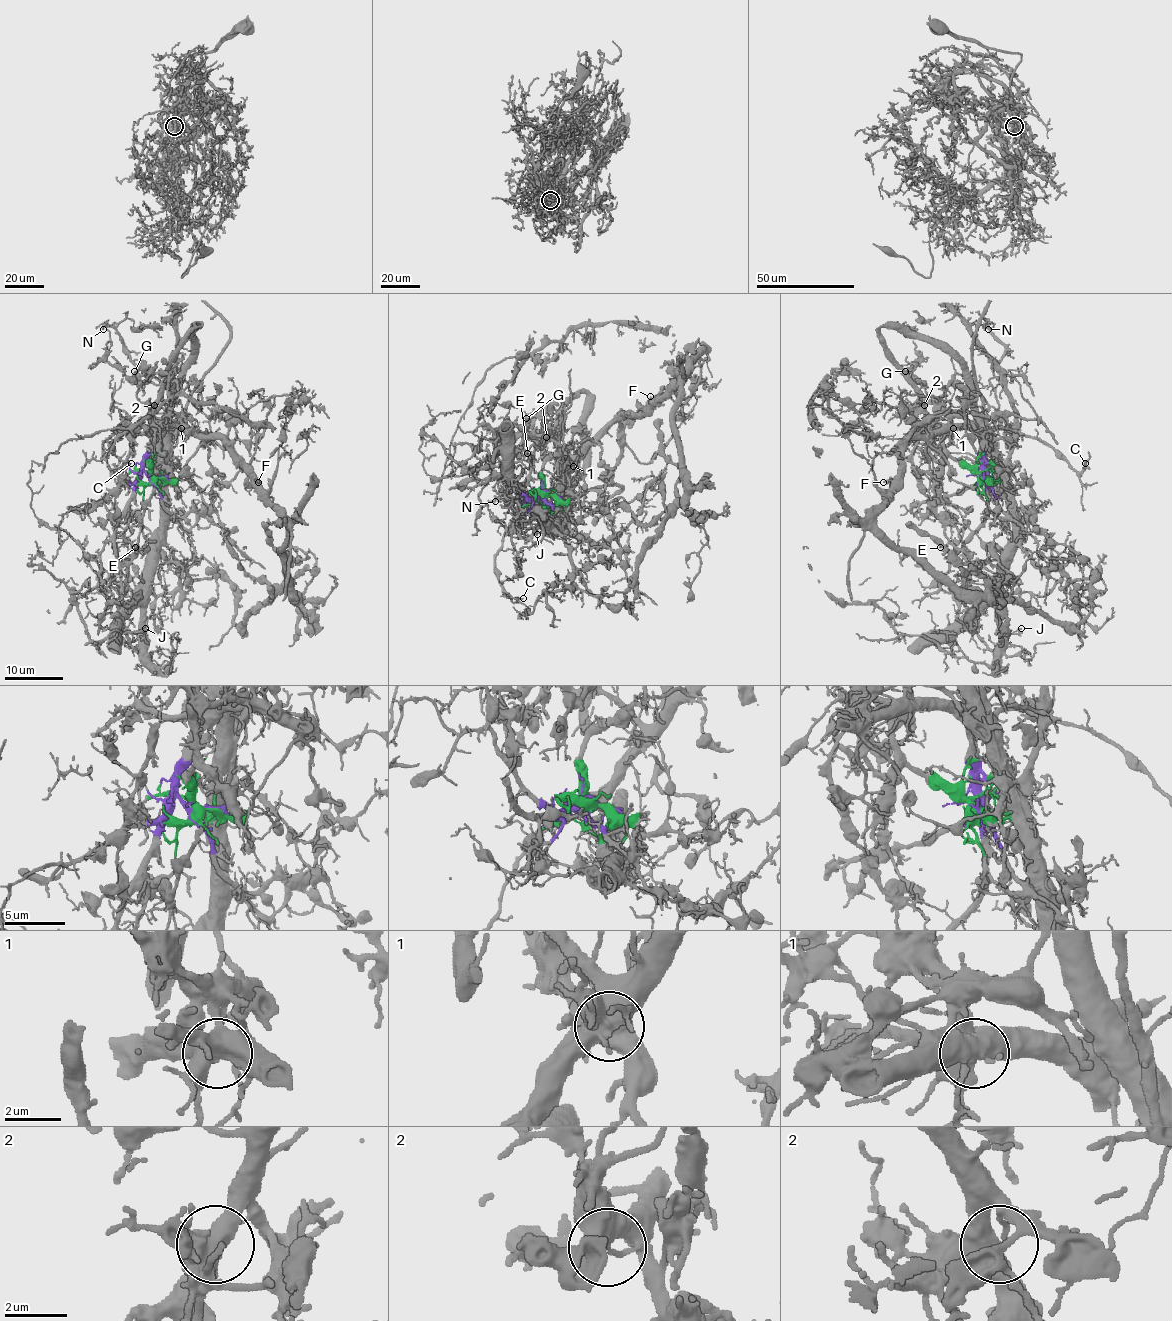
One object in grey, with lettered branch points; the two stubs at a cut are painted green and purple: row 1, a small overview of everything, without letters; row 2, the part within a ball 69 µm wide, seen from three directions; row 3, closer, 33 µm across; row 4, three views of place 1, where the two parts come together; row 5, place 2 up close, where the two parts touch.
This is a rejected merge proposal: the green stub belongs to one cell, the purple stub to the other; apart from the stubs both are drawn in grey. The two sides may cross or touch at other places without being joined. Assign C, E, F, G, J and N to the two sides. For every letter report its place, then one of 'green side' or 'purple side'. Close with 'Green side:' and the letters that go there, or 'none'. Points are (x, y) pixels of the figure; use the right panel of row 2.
C: at (1085, 463); purple side
E: at (940, 547); green side
F: at (883, 482); purple side
G: at (905, 371); green side
J: at (1021, 628); green side
N: at (988, 329); green side
Green side: E, G, J, N

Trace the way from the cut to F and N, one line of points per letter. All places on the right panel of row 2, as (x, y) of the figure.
F: (983, 476), (983, 443), (969, 430), (950, 428), (914, 436), (900, 458), (899, 472), (883, 482)
N: (983, 476), (997, 481), (1002, 475), (1014, 421), (1014, 405), (998, 369), (1005, 347), (988, 329)

